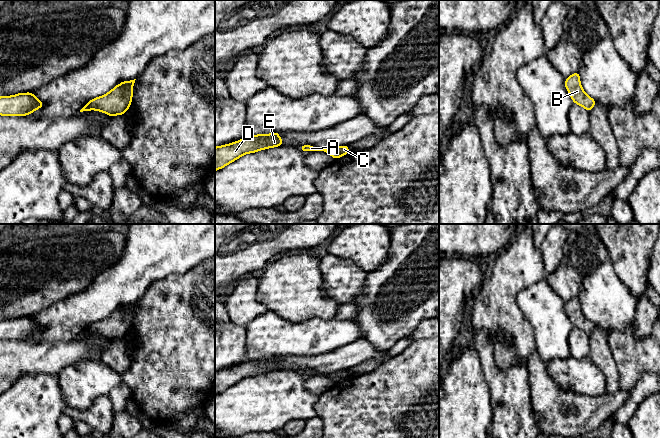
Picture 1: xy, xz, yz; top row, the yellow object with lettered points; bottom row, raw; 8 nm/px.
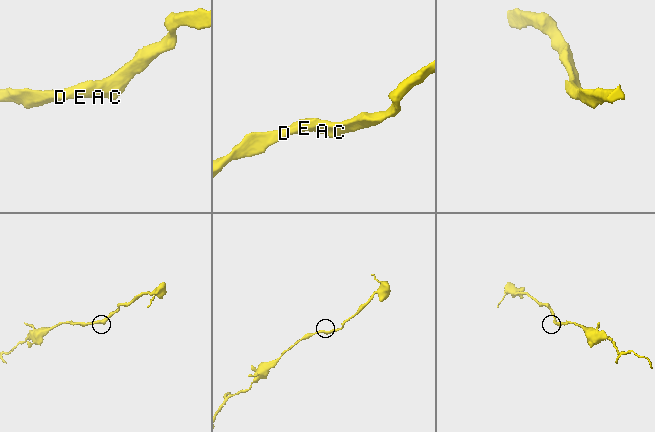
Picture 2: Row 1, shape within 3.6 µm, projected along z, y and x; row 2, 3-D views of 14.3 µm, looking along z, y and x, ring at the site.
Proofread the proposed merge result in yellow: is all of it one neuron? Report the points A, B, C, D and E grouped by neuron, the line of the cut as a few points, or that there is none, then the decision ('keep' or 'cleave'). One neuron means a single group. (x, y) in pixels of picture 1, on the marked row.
groups A B C D E; cut none; keep

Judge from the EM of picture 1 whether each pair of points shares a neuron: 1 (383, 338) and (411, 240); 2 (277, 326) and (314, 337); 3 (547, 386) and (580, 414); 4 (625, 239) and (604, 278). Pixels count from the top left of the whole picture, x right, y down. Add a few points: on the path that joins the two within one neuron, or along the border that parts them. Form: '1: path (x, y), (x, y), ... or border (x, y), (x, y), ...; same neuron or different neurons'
1: path (382, 314), (409, 270), (409, 264); same neuron
2: path (286, 335), (288, 337), (305, 337); same neuron
3: path (555, 394), (572, 409); same neuron
4: border (609, 260), (615, 273), (625, 283); different neurons

